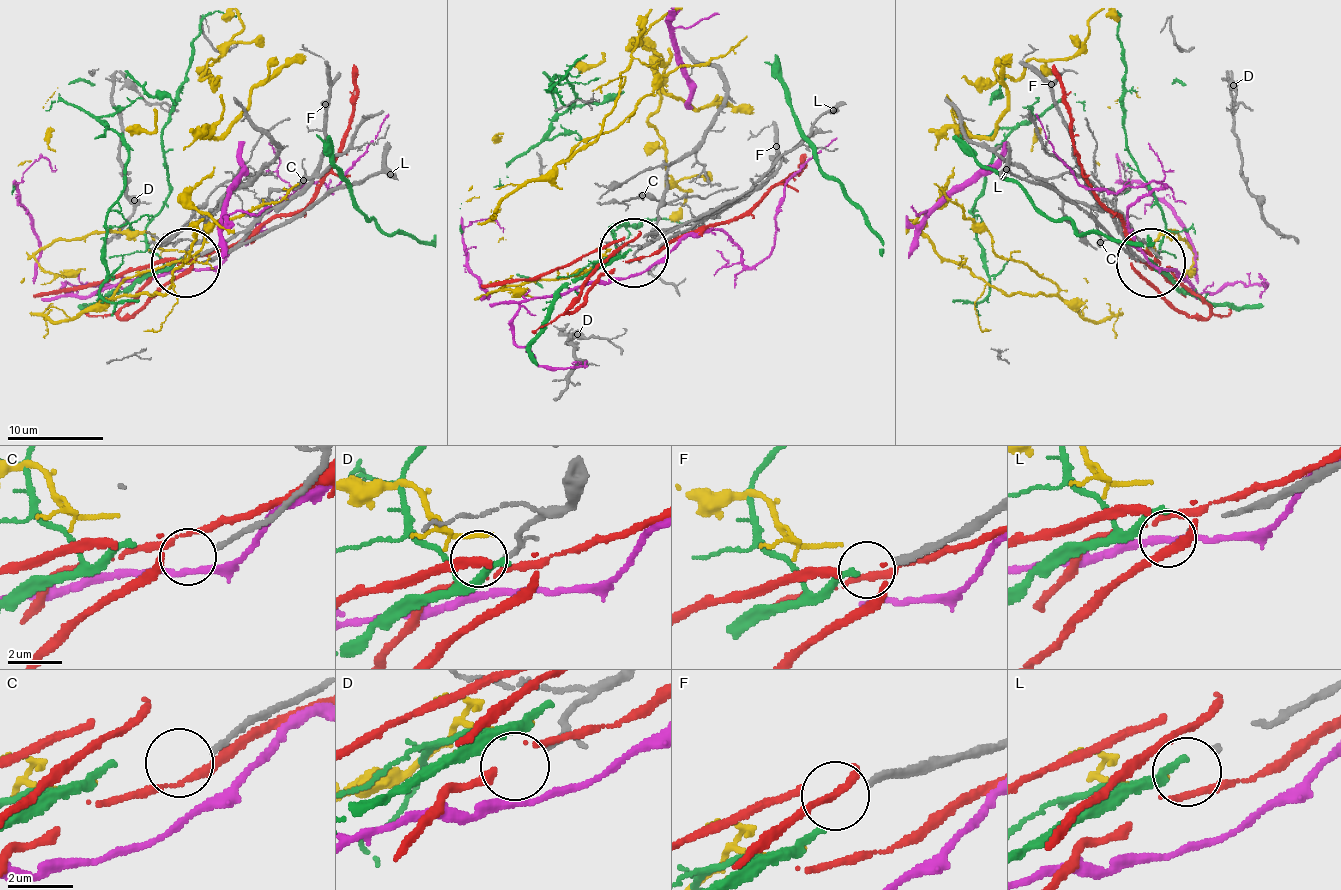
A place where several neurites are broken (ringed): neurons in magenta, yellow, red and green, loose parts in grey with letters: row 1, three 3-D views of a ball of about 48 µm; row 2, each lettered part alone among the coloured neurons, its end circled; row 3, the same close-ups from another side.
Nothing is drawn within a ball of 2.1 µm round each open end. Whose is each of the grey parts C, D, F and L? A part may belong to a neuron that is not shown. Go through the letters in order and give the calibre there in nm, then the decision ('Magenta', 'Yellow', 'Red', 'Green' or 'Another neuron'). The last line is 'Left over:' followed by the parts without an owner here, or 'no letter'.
C: Thickness 180 nm. Another neuron
D: Thickness 140 nm. Another neuron
F: Thickness 240 nm. Another neuron
L: Thickness 140 nm. Another neuron
Left over: C, D, F, L

